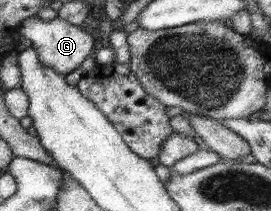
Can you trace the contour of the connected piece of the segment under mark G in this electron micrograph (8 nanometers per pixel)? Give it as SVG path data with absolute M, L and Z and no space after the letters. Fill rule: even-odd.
M33 16L21 22L17 29L21 37L31 41L31 47L35 50L39 64L51 68L53 72L57 72L61 76L78 69L81 62L91 53L93 46L93 40L88 33L81 30L79 26L65 23L58 17L50 22L43 22Z

